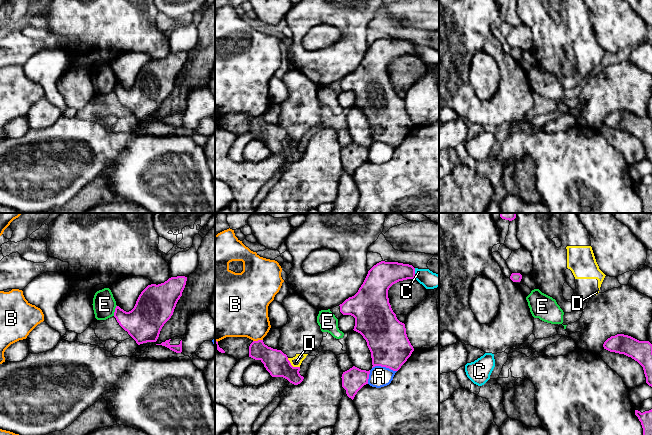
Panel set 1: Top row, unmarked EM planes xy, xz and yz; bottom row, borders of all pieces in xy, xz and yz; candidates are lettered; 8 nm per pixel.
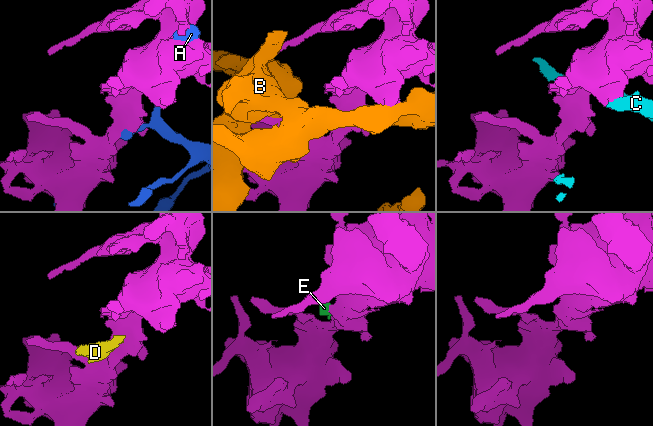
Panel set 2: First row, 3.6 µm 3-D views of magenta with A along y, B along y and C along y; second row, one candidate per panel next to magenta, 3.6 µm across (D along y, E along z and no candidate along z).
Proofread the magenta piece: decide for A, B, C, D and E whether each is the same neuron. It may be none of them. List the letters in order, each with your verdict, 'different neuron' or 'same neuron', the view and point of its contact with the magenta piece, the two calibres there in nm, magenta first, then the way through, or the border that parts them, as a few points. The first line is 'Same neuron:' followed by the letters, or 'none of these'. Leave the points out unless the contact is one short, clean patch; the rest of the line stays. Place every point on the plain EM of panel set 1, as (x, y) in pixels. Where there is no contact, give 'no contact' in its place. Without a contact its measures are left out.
Same neuron: none of these
A: different neuron; contact xz (384, 142); calibres 320 and 160 nm
B: different neuron; contact xz (258, 116); calibres 190 and 380 nm
C: different neuron; contact xz (414, 49); calibres 220 and 140 nm
D: different neuron; contact xz (291, 141); calibres 190 and 90 nm; border xz (287, 134), (293, 142), (299, 143)
E: different neuron; contact xy (115, 86); calibres 300 and 190 nm; border xy (116, 81), (113, 91)

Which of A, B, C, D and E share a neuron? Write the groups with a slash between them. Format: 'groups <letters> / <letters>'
groups A / B / C / D E

